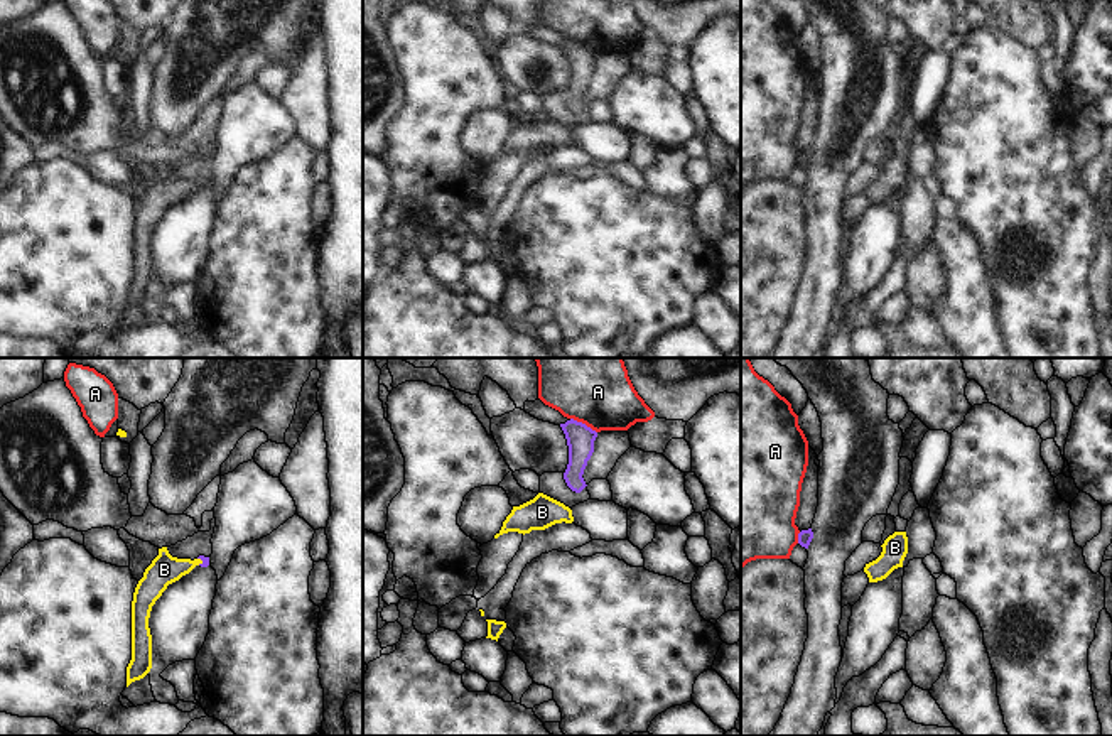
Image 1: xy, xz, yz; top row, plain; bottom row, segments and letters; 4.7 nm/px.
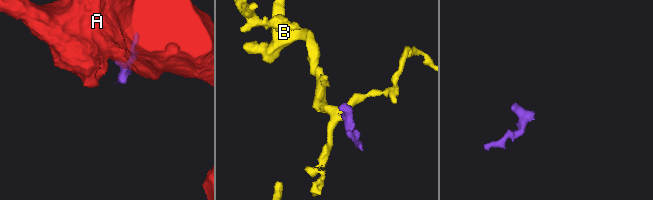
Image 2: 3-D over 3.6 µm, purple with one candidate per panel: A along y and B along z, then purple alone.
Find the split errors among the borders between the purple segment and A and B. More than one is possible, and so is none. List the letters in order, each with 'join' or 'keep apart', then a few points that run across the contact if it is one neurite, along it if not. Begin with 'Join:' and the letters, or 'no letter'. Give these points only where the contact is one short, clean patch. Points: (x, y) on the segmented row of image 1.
Join: B
A: keep apart; line xz (571, 417), (584, 422), (596, 432)
B: join; line xy (205, 559), (201, 559), (193, 564), (164, 569)

